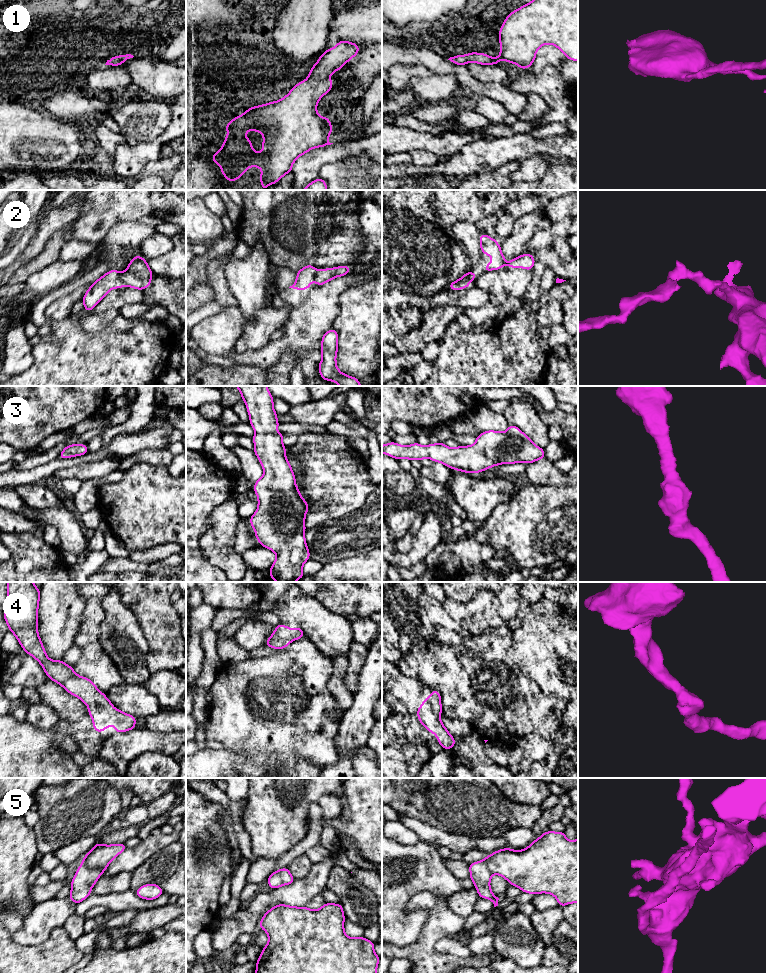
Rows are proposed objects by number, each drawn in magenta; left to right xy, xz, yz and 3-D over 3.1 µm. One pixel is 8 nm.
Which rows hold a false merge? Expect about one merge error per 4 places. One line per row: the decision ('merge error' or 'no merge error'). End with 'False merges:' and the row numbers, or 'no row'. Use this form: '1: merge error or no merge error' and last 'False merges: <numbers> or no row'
1: no merge error
2: merge error
3: no merge error
4: no merge error
5: no merge error
False merges: 2

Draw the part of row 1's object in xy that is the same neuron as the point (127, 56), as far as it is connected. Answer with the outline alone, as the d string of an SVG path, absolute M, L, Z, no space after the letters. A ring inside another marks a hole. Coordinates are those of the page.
M126 54L126 55L120 55L120 56L114 56L107 60L105 65L111 65L111 66L119 66L122 63L124 63L126 60L133 58L134 56L131 54Z

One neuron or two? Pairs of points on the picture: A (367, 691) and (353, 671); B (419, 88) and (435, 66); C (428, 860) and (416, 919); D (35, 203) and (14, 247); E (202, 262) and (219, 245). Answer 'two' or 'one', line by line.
A: two
B: two
C: one
D: one
E: one

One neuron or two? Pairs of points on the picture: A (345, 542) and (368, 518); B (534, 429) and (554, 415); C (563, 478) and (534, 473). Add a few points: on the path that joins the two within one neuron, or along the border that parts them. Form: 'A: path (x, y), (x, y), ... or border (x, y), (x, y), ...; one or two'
A: path (351, 536), (363, 524); one
B: border (538, 413), (541, 420), (547, 426); two
C: path (556, 478), (541, 473); one

